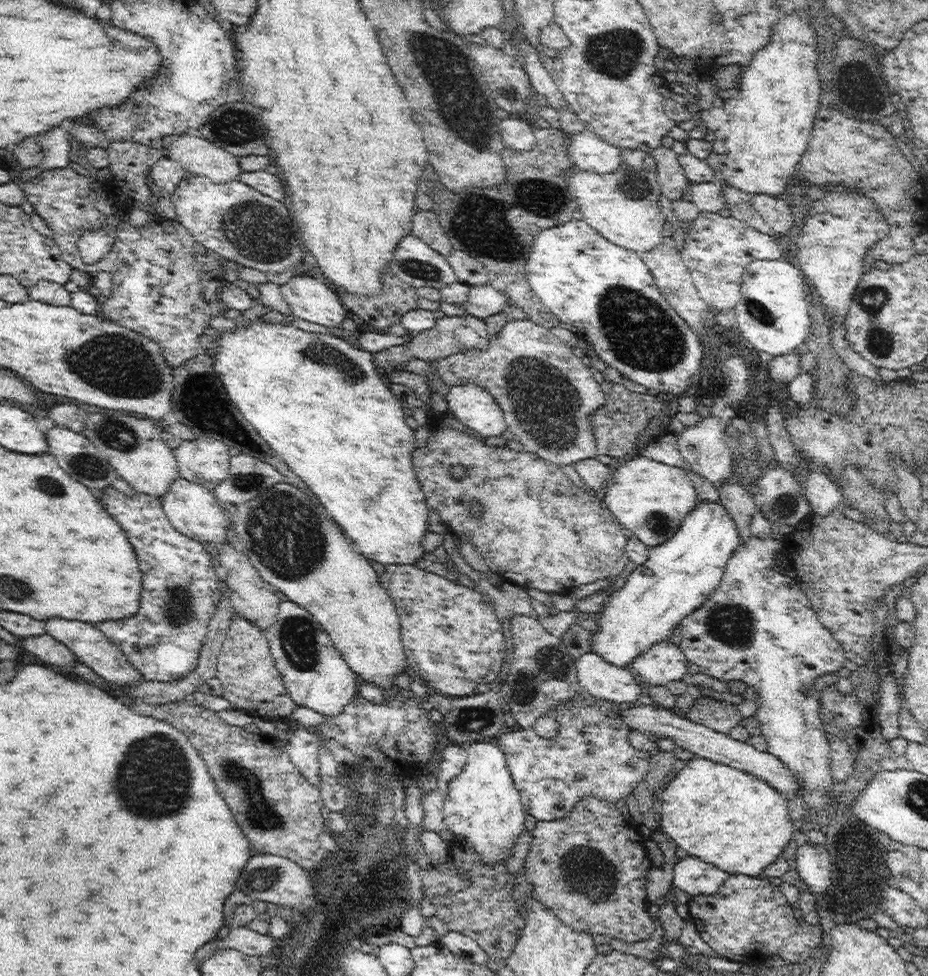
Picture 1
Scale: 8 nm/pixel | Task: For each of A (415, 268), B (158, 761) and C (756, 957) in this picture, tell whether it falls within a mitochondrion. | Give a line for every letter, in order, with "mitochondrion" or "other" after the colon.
A: mitochondrion
B: mitochondrion
C: other

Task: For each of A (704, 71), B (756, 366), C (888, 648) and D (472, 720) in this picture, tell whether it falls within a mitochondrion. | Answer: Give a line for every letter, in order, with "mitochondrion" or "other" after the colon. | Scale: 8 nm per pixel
A: other
B: other
C: other
D: mitochondrion

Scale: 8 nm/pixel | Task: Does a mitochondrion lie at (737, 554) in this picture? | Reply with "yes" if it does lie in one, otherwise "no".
no

